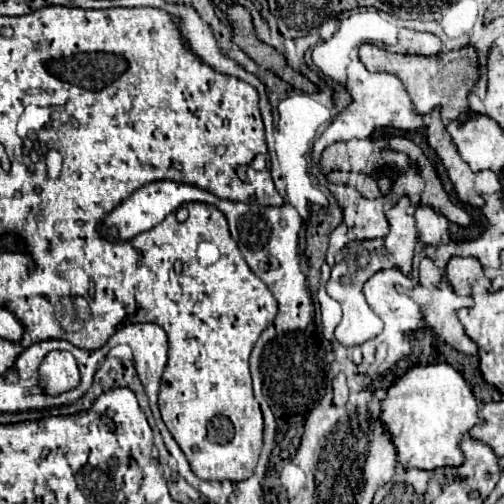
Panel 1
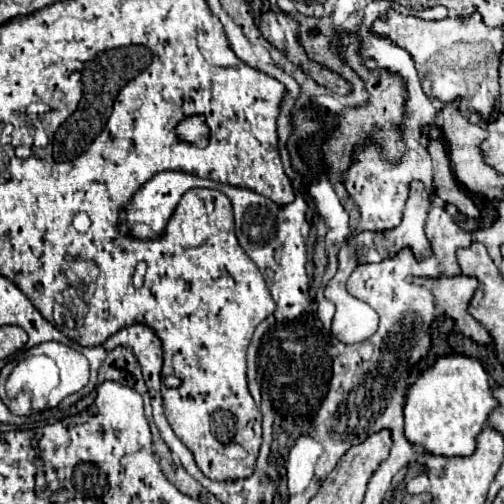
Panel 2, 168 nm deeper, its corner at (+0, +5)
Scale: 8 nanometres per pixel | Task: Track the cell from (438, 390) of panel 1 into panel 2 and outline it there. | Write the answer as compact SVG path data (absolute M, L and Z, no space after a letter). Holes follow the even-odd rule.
M464 355L440 357L408 389L404 405L406 439L424 447L430 455L472 455L476 449L476 435L482 431L488 413L496 405L498 401L490 393L488 373L480 361Z

